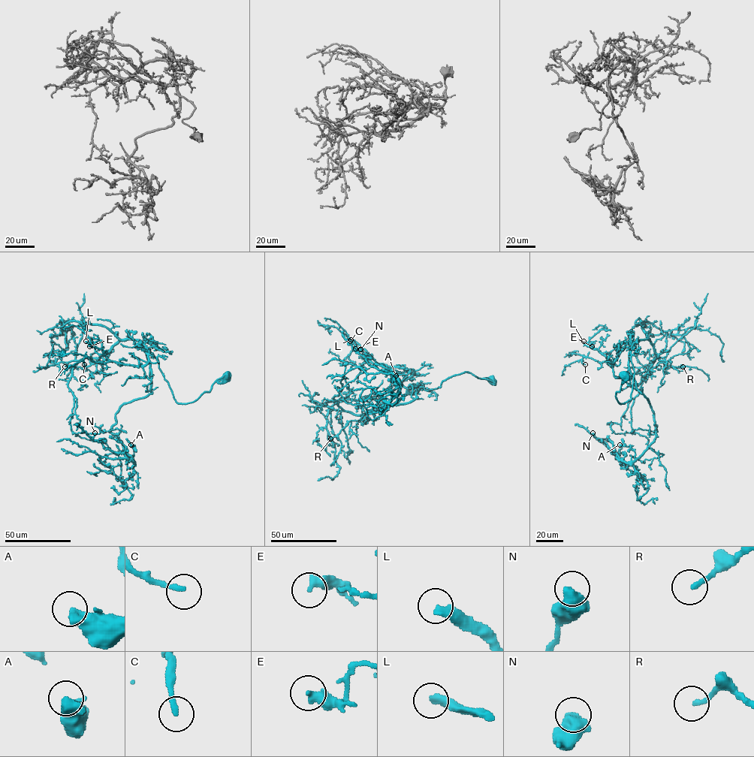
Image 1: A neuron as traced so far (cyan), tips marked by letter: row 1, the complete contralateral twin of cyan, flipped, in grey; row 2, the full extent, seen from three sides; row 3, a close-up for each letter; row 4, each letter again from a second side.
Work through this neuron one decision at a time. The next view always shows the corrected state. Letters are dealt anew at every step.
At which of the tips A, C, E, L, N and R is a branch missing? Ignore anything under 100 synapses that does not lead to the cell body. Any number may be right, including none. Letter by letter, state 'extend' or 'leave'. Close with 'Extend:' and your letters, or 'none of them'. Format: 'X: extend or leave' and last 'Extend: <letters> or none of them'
A: leave
C: leave
E: leave
L: extend
N: leave
R: leave
Extend: L

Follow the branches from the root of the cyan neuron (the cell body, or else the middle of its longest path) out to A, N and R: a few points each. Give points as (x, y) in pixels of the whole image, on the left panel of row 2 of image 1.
A: (227, 376), (194, 401), (178, 403), (147, 350), (151, 392), (125, 402), (110, 431), (132, 459), (131, 444)
N: (227, 376), (178, 403), (147, 350), (151, 392), (125, 402), (110, 431), (134, 462), (95, 432)
R: (227, 376), (194, 401), (178, 403), (158, 360), (139, 341), (129, 339), (119, 340), (82, 369), (64, 366)

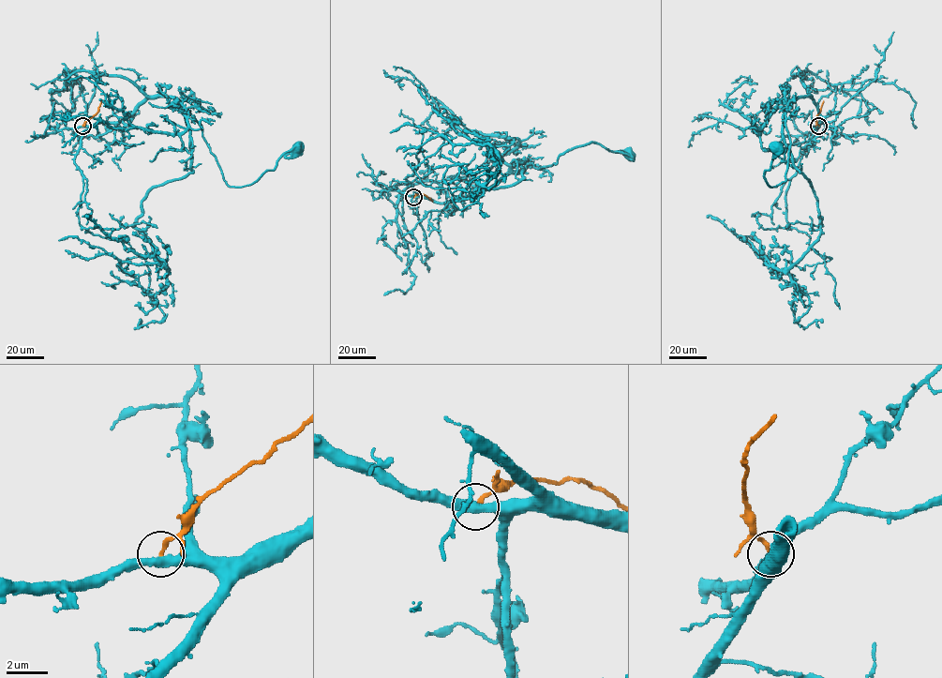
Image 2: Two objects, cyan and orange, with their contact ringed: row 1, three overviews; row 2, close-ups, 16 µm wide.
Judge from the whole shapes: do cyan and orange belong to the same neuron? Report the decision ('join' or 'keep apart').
keep apart

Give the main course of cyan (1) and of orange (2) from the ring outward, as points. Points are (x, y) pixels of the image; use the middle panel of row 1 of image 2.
1: (413, 197), (460, 200), (490, 188), (515, 164), (550, 166), (560, 155), (591, 143), (629, 156)
2: (413, 197), (425, 194), (432, 202)

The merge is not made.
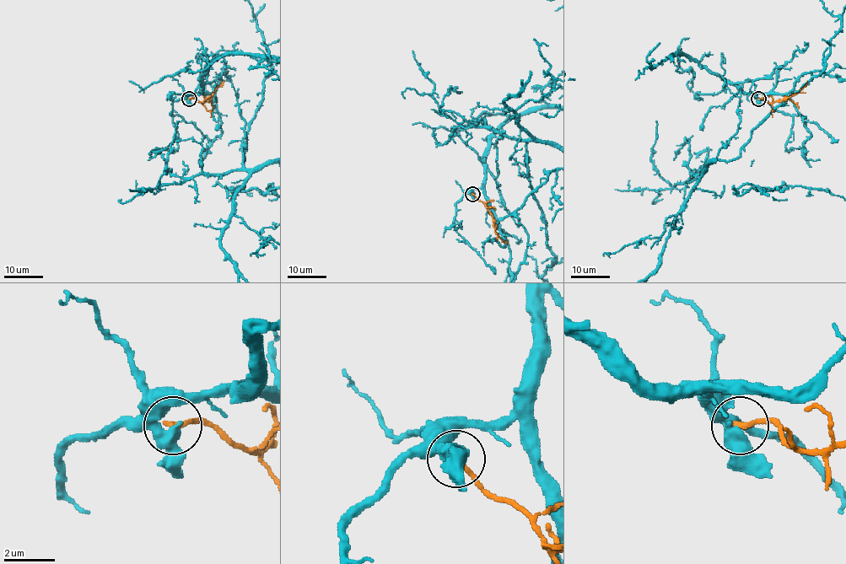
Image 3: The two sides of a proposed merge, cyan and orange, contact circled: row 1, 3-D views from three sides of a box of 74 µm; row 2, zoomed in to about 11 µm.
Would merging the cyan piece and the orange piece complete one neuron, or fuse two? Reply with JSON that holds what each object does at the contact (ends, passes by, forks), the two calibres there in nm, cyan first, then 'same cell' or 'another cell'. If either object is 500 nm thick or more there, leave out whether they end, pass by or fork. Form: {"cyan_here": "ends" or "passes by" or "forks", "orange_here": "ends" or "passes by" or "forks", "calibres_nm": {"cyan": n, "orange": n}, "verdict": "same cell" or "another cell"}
{"cyan_here": "passes by", "orange_here": "ends", "calibres_nm": {"cyan": 440, "orange": 200}, "verdict": "another cell"}

